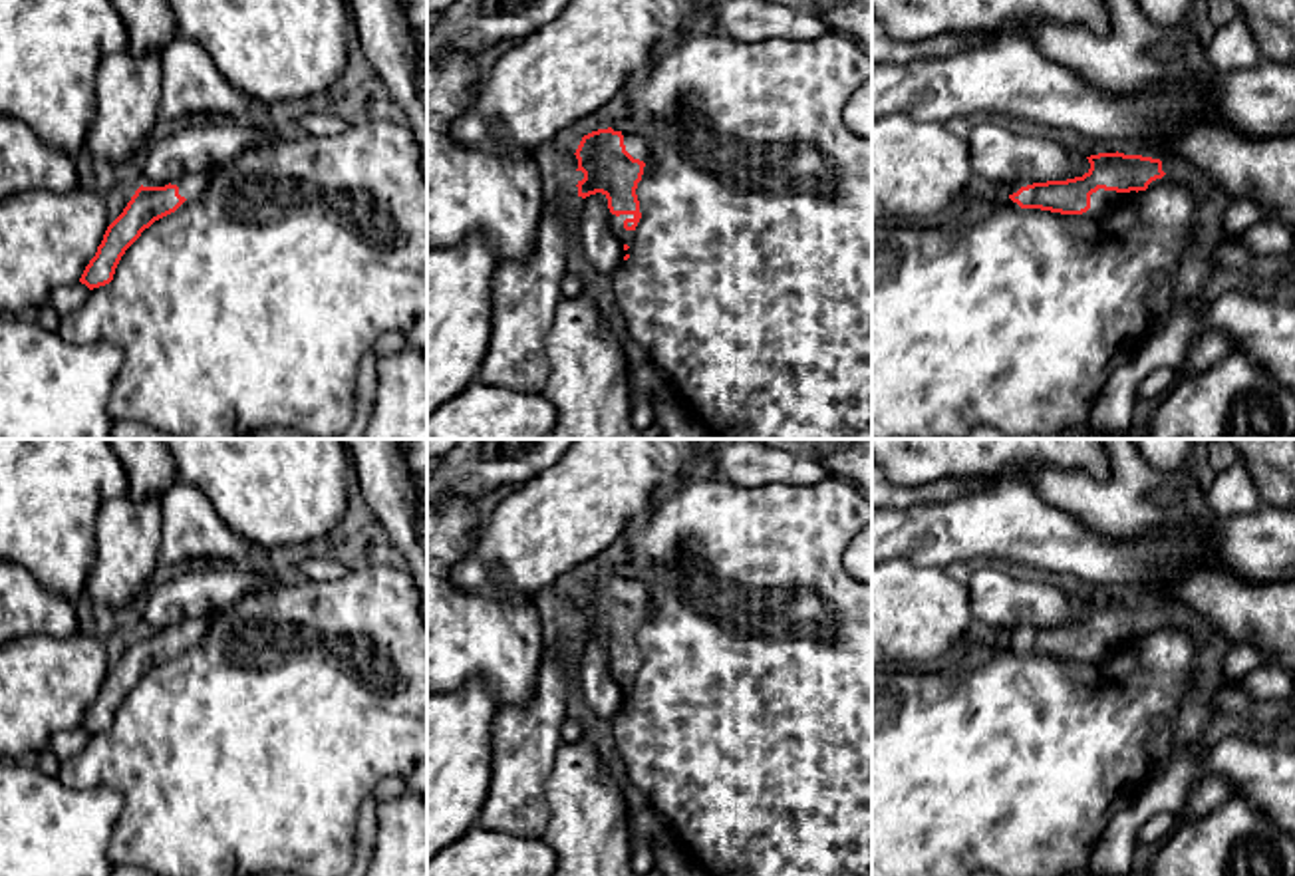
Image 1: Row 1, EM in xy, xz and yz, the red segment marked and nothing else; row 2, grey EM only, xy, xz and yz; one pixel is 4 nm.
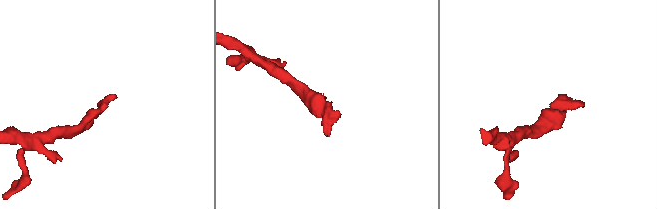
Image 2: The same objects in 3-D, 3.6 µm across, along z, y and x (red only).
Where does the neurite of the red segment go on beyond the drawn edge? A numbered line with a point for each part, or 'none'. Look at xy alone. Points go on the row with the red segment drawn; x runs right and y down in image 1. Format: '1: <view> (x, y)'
1: xy (193, 185)

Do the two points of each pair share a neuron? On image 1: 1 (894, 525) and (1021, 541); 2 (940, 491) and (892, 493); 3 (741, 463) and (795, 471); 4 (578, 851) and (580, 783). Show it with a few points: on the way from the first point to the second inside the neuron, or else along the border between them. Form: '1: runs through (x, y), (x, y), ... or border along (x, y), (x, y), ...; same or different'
1: runs through (926, 531), (990, 531); same
2: runs through (928, 493), (904, 493); same
3: runs through (755, 463), (781, 463); same
4: runs through (578, 835), (576, 807), (580, 799); same

